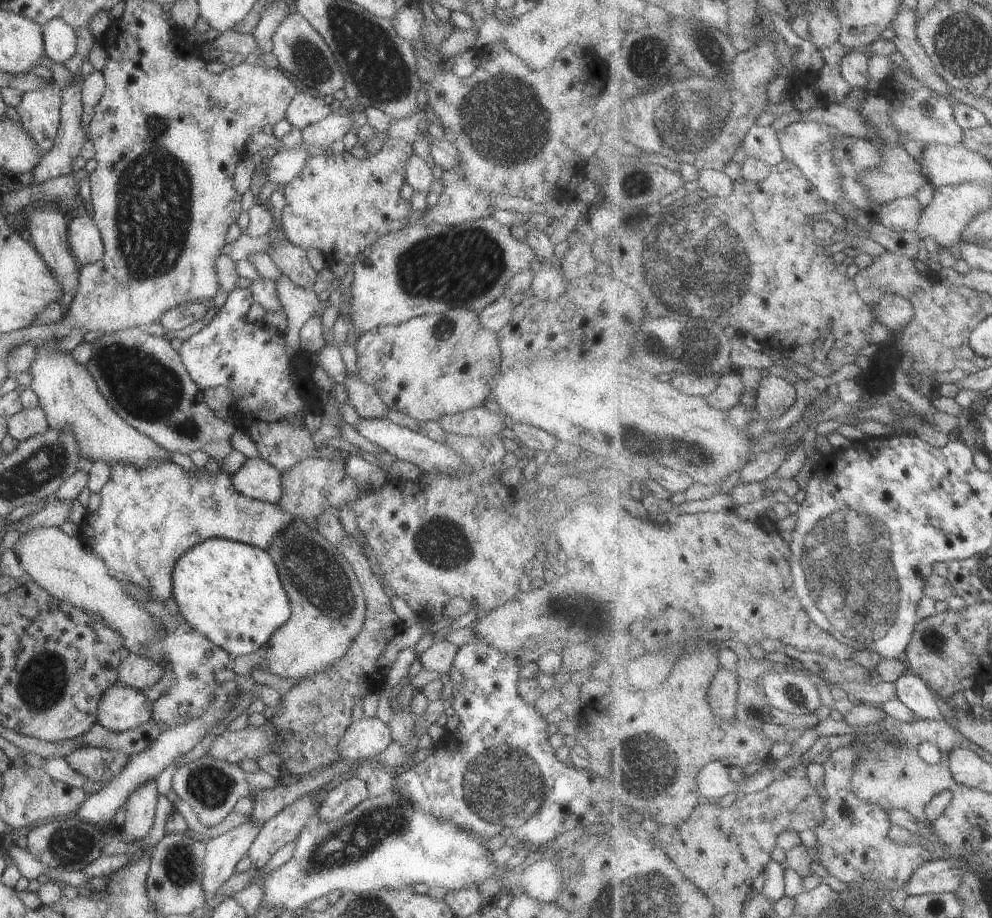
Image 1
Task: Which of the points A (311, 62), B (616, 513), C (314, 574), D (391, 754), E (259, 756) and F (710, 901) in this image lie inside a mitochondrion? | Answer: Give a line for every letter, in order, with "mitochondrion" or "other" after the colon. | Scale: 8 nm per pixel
A: mitochondrion
B: other
C: mitochondrion
D: other
E: other
F: other

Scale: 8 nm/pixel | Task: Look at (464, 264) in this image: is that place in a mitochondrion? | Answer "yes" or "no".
yes

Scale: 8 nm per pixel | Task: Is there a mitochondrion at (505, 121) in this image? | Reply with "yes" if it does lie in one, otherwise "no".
yes

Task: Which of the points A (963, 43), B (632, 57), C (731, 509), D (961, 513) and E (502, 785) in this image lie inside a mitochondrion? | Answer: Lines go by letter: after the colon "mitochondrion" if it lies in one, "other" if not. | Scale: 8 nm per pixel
A: mitochondrion
B: mitochondrion
C: other
D: other
E: mitochondrion

